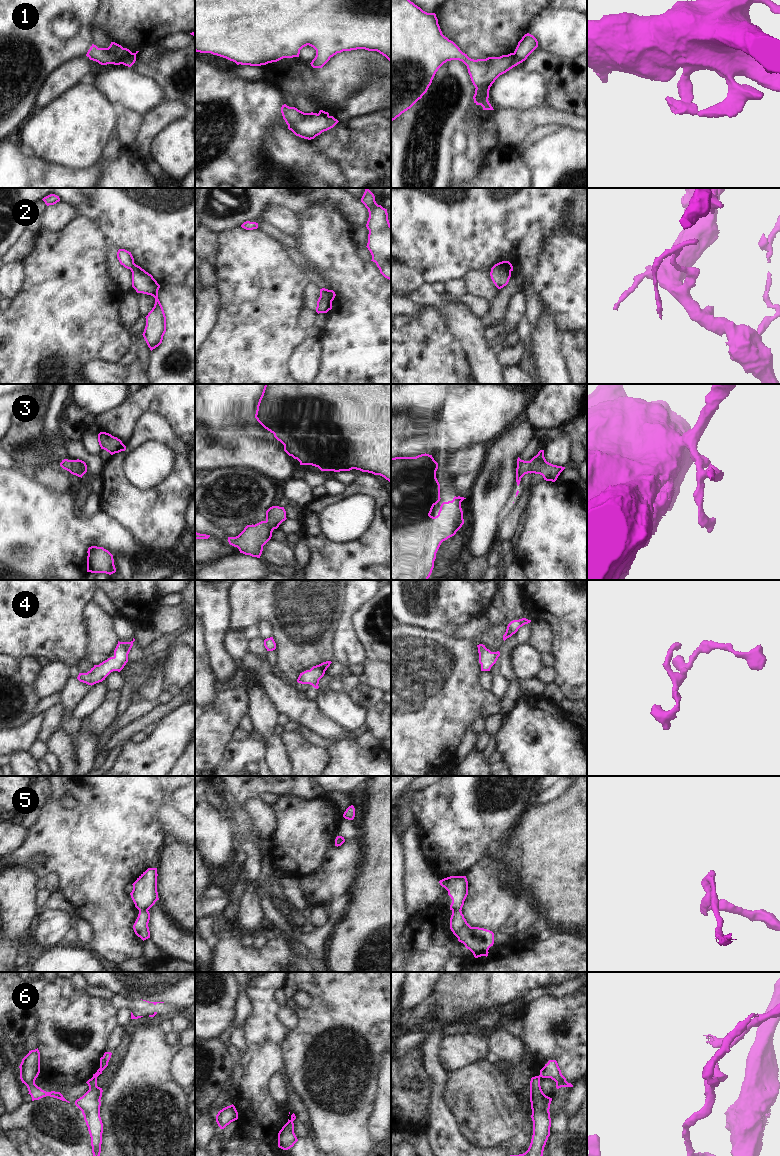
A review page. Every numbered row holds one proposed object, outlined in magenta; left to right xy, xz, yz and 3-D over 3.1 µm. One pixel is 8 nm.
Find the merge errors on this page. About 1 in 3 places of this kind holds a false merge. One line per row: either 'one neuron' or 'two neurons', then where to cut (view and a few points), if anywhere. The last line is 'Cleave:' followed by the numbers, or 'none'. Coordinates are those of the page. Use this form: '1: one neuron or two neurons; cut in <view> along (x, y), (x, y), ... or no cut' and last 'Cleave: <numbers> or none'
1: two neurons; cut in xy along (135, 54), (127, 54), (121, 63)
2: two neurons; cut in yz along (497, 263), (510, 272)
3: one neuron; no cut
4: one neuron; no cut
5: two neurons; cut in xy along (139, 909), (147, 910)
6: two neurons; cut in xy along (92, 1077), (96, 1078)
Cleave: 1, 2, 5, 6

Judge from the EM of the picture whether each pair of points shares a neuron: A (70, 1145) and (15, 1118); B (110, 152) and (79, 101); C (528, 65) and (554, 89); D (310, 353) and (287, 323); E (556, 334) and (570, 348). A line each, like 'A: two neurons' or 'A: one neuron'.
A: one neuron
B: two neurons
C: one neuron
D: two neurons
E: two neurons

